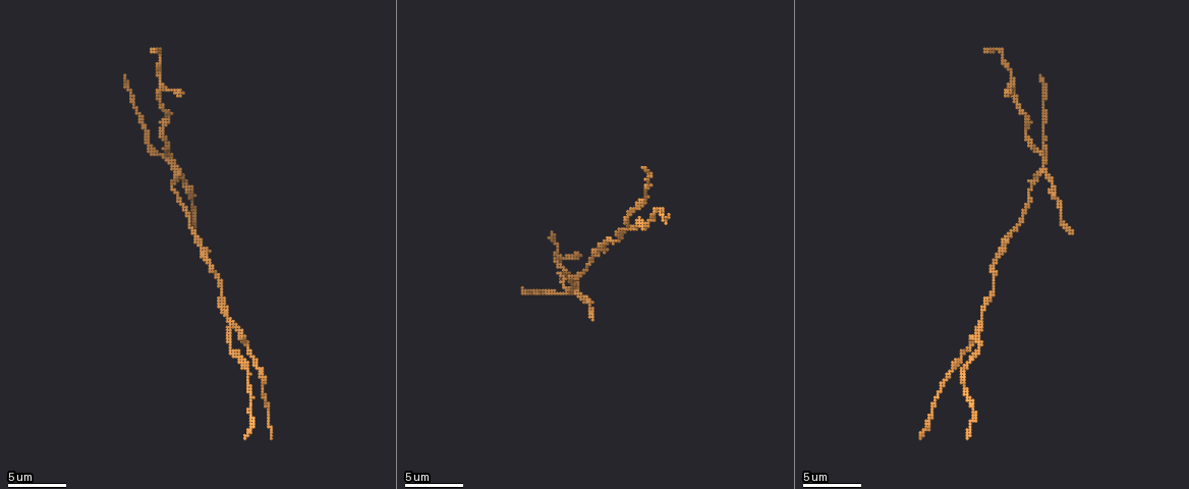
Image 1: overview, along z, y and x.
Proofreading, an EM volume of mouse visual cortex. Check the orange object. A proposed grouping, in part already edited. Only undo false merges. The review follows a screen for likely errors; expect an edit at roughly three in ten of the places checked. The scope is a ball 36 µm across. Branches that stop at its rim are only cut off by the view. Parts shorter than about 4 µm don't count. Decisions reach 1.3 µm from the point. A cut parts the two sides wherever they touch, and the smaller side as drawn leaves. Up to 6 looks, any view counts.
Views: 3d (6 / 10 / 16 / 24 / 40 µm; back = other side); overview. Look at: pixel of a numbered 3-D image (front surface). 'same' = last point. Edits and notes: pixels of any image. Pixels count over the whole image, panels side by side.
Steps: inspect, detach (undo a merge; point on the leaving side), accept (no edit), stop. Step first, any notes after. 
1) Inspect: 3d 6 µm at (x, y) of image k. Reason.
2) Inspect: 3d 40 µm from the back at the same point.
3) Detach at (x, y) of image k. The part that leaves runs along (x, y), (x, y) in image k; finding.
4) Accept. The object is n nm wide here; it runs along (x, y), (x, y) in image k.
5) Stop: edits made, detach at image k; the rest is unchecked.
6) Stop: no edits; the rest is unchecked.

Inspect: 3d 10 µm at (595, 254) of image 1.

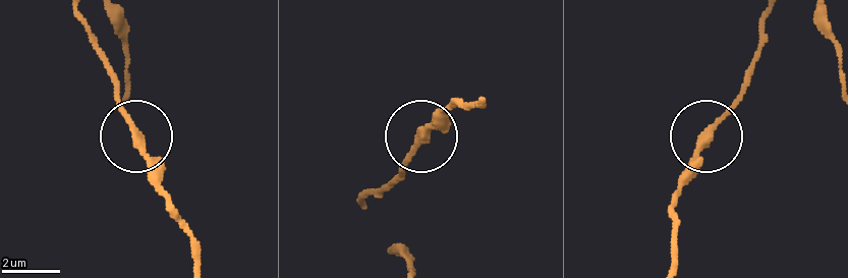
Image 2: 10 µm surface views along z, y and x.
Accept. The object is 260 nm wide here; continuous, no second neuron.

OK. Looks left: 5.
Inspect: 3d 10 µm at (566, 294) of image 1. Three-way junction.

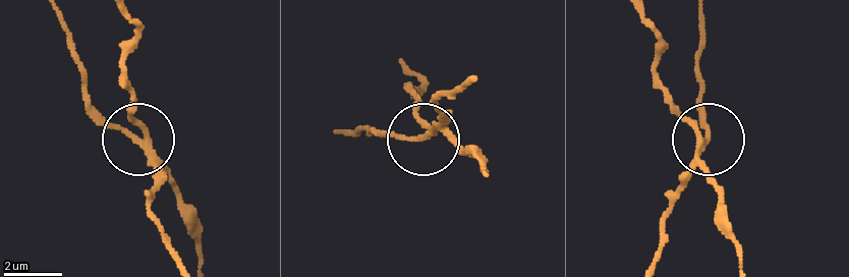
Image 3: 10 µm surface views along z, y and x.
Inspect: 3d 10 µm from the back at (133, 136) of image 3. From behind.

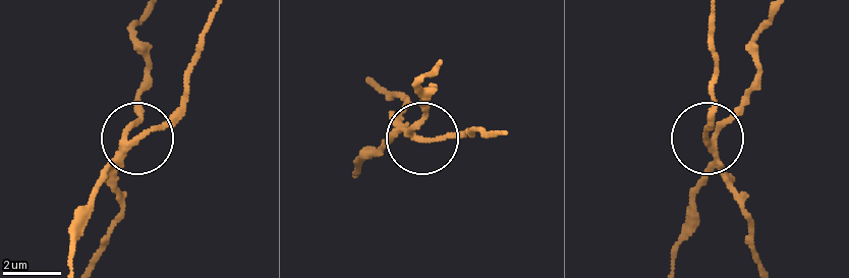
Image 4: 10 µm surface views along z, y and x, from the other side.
Detach at (140, 115) of image 4. 3 arms meet here; the part that leaves runs along (117, 148), (136, 113), (147, 69), (131, 33), (138, 18) in image 4; two neurons meet here.

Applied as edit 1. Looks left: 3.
Inspect: 3d 10 µm at (630, 227) of image 1. Two arms in line, one across.

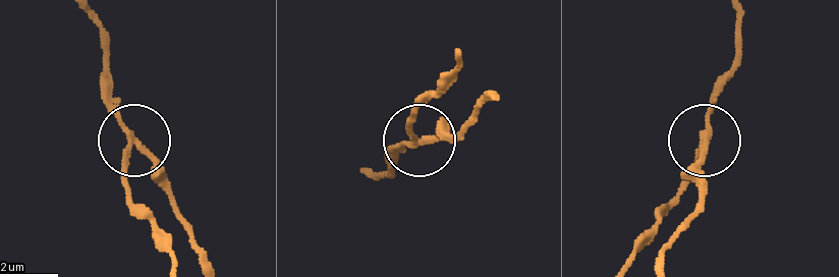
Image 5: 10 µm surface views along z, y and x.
Detach at (126, 189) of image 5. The object is 210 nm wide here; the part that leaves runs along (128, 150), (130, 199), (172, 264) in image 5; a second neuron is stuck on.

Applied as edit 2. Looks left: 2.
Stop: edits made, detach at image 4, detach at image 5; the rest is unchecked.

